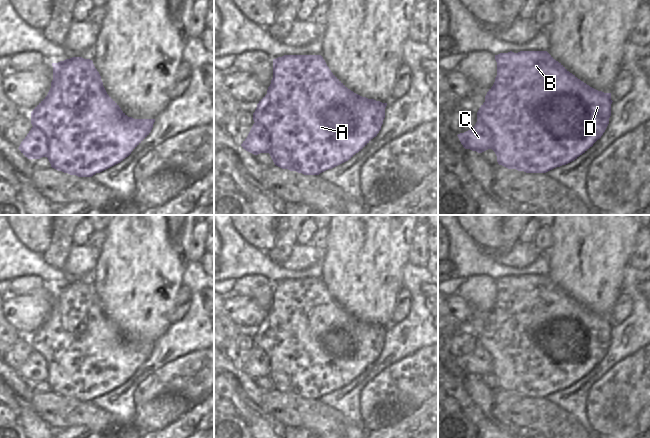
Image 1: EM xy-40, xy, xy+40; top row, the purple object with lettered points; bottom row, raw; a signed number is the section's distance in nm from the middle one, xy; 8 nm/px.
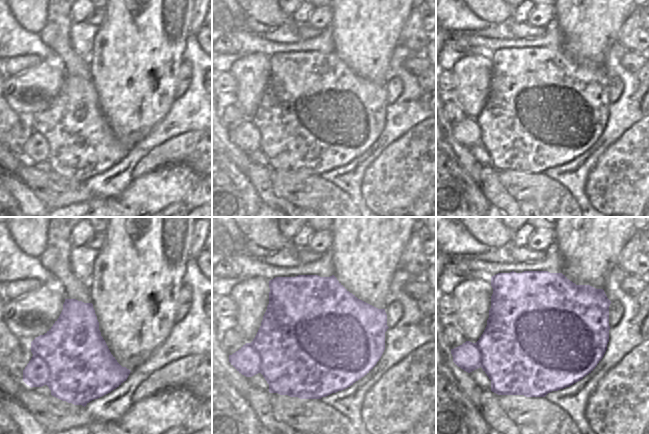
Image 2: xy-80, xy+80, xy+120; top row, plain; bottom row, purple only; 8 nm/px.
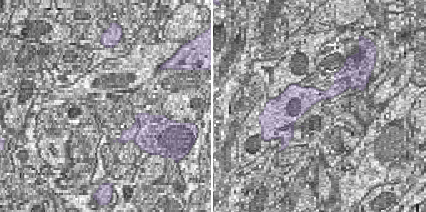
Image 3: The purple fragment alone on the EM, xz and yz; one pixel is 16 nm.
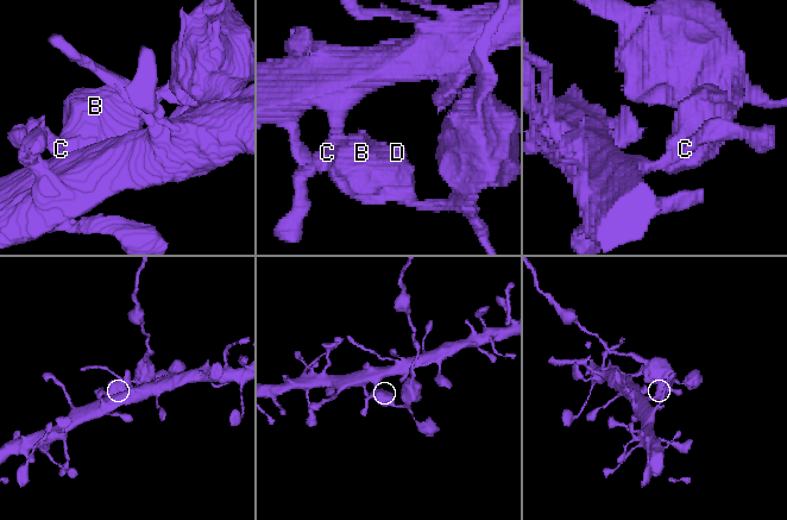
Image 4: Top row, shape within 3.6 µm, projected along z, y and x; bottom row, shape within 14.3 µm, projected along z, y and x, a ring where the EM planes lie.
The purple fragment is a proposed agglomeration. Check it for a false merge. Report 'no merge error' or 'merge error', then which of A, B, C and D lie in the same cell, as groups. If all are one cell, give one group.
merge error | A B D / C

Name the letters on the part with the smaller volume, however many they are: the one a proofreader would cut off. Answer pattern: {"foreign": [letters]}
{"foreign": ["A", "B", "D"]}

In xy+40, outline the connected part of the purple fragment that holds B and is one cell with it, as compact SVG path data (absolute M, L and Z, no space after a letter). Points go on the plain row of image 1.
M510 275L495 279L495 284L497 300L477 336L477 345L489 352L493 360L491 373L499 389L526 397L546 397L574 385L601 362L611 340L611 317L590 311L547 275Z

